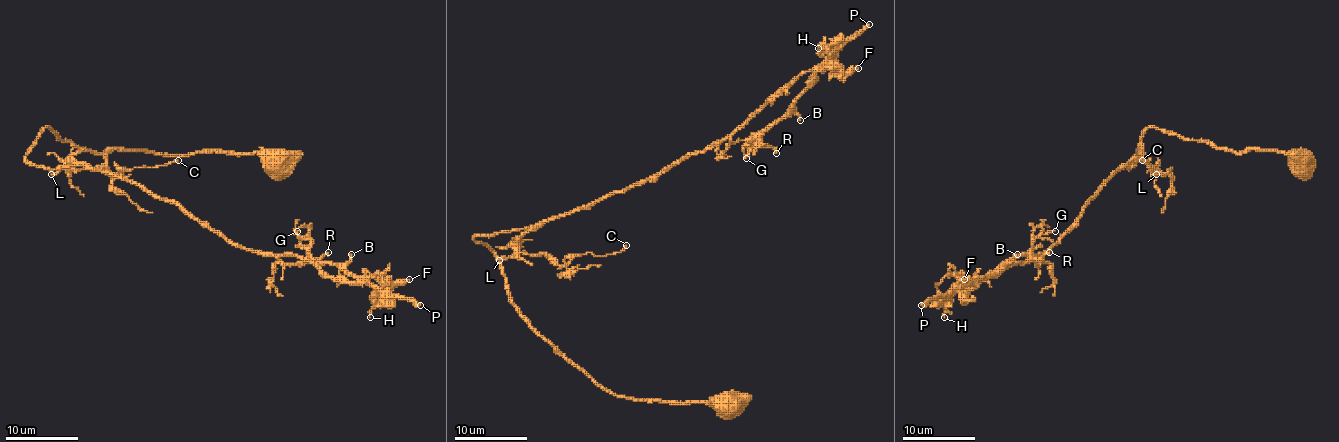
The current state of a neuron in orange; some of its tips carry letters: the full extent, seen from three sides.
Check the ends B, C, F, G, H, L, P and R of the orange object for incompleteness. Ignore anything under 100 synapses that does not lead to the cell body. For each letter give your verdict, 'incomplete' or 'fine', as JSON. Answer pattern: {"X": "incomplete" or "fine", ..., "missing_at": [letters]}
{"B": "fine", "C": "fine", "F": "fine", "G": "fine", "H": "fine", "L": "fine", "P": "incomplete", "R": "fine", "missing_at": ["P"]}

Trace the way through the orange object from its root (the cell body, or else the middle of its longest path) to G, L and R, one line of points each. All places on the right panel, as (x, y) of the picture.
G: (1301, 165), (1297, 151), (1232, 153), (1149, 127), (1132, 165), (1046, 252), (968, 281), (1022, 263), (1055, 231)
L: (1301, 165), (1294, 164), (1297, 151), (1232, 153), (1149, 127), (1132, 165), (1125, 165), (1147, 162), (1156, 174)
R: (1301, 165), (1297, 151), (1232, 153), (1149, 127), (1132, 165), (1046, 252), (968, 281), (1049, 252)

